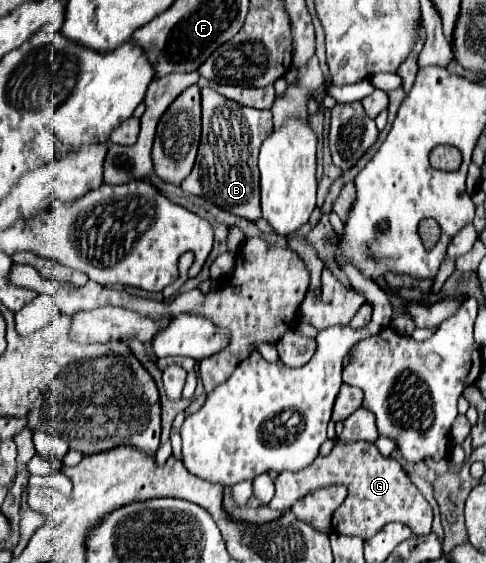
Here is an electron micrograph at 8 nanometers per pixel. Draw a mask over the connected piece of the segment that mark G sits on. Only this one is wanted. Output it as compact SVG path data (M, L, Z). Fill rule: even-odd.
M367 441L335 443L333 451L327 457L319 455L307 469L301 469L299 473L279 473L279 477L275 479L275 495L269 507L285 513L305 495L329 485L347 487L345 501L333 513L333 531L339 535L371 539L381 527L393 521L407 525L417 535L427 535L431 531L433 511L425 497L419 493L419 489L413 485L399 463L395 463L391 457L383 457L377 447Z

